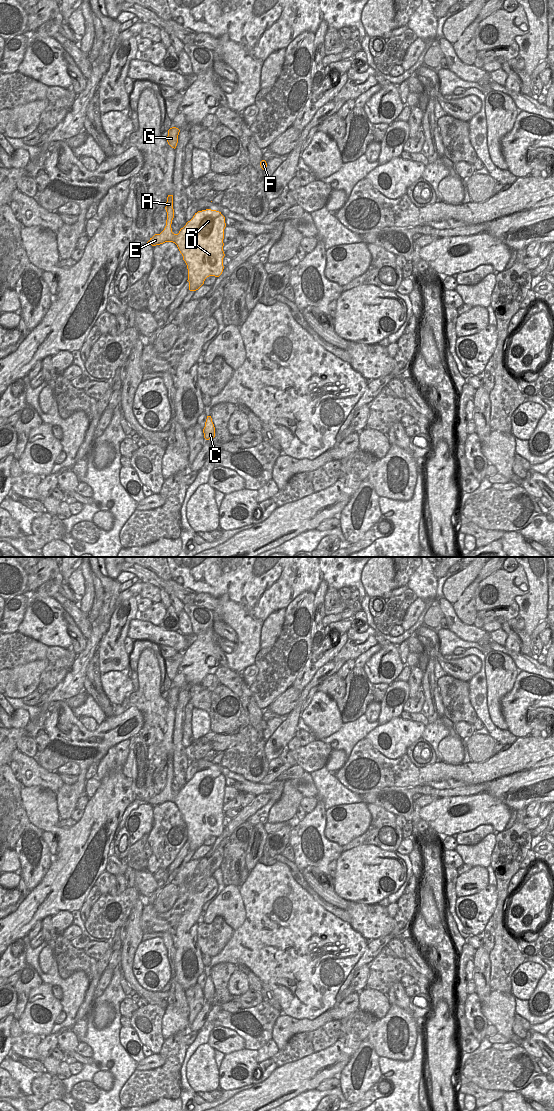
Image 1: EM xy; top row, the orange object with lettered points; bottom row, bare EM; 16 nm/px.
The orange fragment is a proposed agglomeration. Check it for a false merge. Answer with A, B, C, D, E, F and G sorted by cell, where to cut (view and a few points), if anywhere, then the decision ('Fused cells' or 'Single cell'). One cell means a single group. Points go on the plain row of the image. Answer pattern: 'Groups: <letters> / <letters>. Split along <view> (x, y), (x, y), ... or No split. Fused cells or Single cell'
Groups: A B C D E F G. No split. Single cell.

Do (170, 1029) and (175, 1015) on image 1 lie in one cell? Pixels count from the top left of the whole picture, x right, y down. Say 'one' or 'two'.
one

